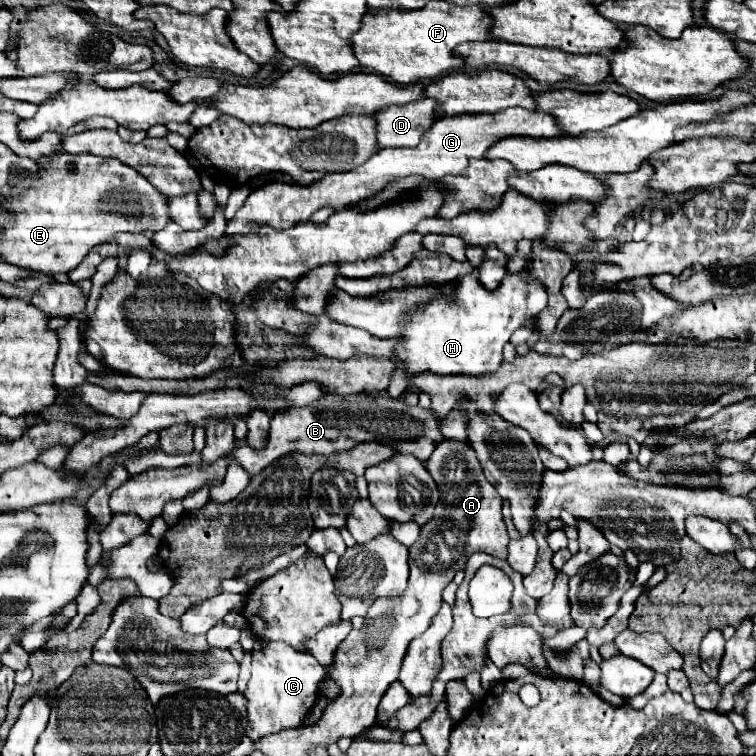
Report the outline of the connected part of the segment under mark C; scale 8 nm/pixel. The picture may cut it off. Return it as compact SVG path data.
M257 641L253 647L253 673L243 693L247 699L245 735L257 741L259 737L303 725L303 719L319 699L319 683L323 679L325 667L313 655L287 643Z

